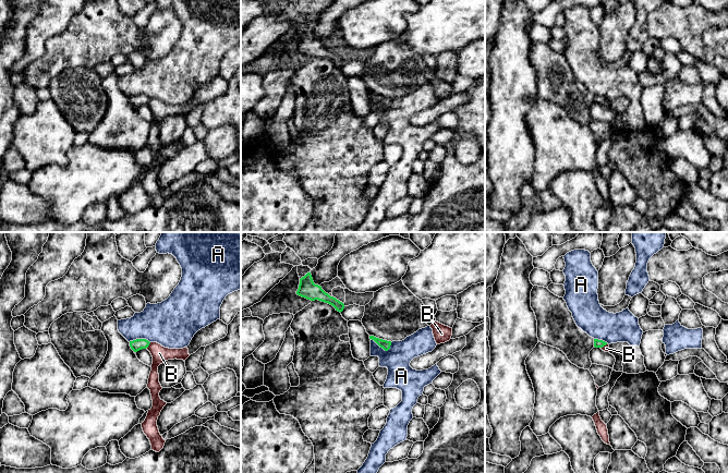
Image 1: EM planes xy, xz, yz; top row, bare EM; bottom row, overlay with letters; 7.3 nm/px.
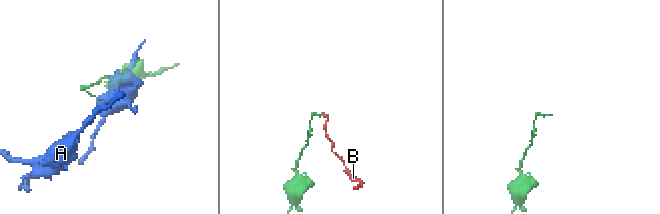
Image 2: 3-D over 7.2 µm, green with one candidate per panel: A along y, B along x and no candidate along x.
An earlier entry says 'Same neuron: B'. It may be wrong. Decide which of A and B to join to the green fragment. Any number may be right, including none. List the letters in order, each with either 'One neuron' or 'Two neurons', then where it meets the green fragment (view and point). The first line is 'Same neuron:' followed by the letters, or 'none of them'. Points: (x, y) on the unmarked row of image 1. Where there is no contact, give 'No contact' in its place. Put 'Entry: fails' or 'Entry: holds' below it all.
Same neuron: none of them
A: Two neurons. Touches green at xz (380, 102)
B: Two neurons. Touches green at xy (148, 100)
Entry: fails

